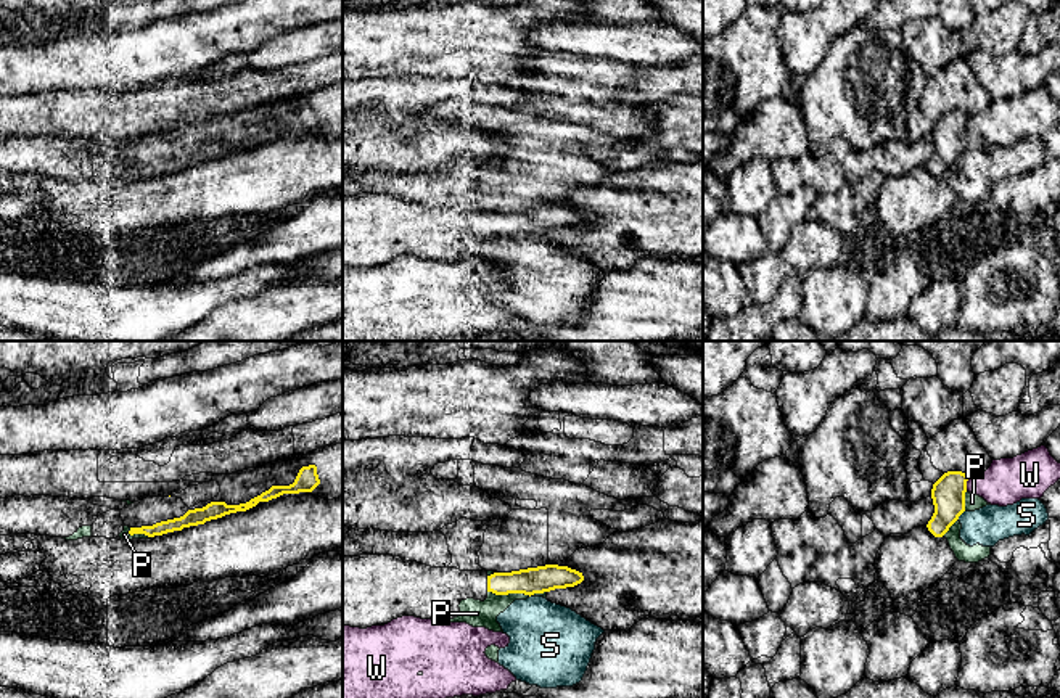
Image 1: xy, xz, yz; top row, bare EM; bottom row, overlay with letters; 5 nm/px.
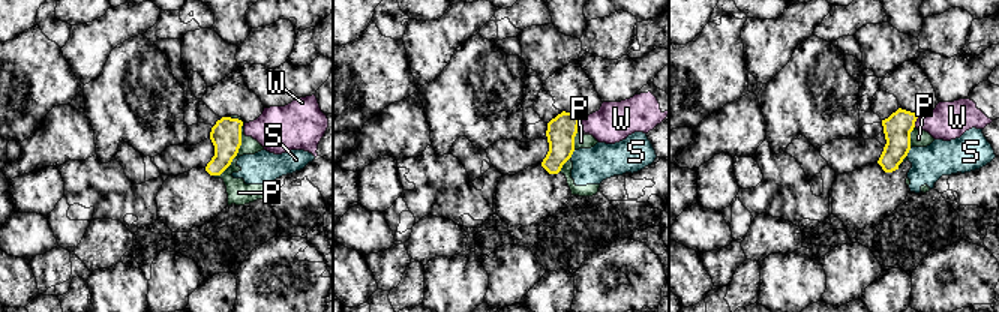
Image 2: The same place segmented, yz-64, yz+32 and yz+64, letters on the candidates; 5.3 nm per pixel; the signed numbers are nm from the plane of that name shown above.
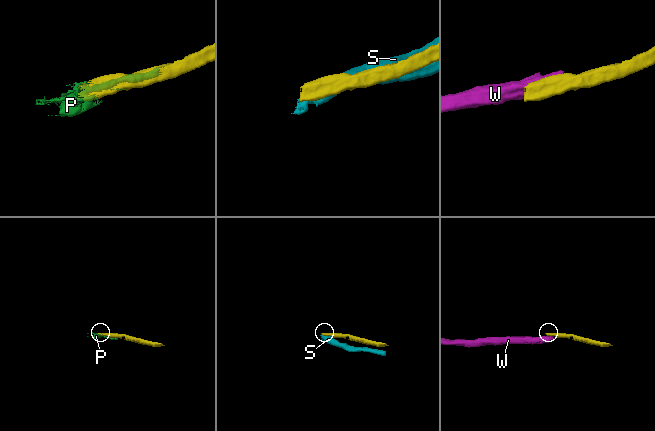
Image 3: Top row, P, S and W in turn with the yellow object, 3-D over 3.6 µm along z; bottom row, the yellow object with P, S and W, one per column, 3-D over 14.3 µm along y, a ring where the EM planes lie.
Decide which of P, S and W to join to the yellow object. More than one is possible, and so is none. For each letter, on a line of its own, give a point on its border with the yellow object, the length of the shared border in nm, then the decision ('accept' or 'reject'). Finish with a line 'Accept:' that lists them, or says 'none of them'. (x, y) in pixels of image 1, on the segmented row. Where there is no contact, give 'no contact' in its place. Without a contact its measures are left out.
P: xz (517, 592) | 300 nm | reject
S: yz (961, 513) | 60 nm | reject
W: yz (965, 484) | 70 nm | reject
Accept: none of them

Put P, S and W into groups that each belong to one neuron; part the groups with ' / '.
P S / W

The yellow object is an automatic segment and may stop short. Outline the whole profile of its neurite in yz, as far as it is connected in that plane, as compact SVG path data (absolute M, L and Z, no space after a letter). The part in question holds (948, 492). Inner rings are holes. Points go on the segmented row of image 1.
M947 471L933 484L935 513L926 528L935 537L943 537L965 511L967 481L965 473Z

